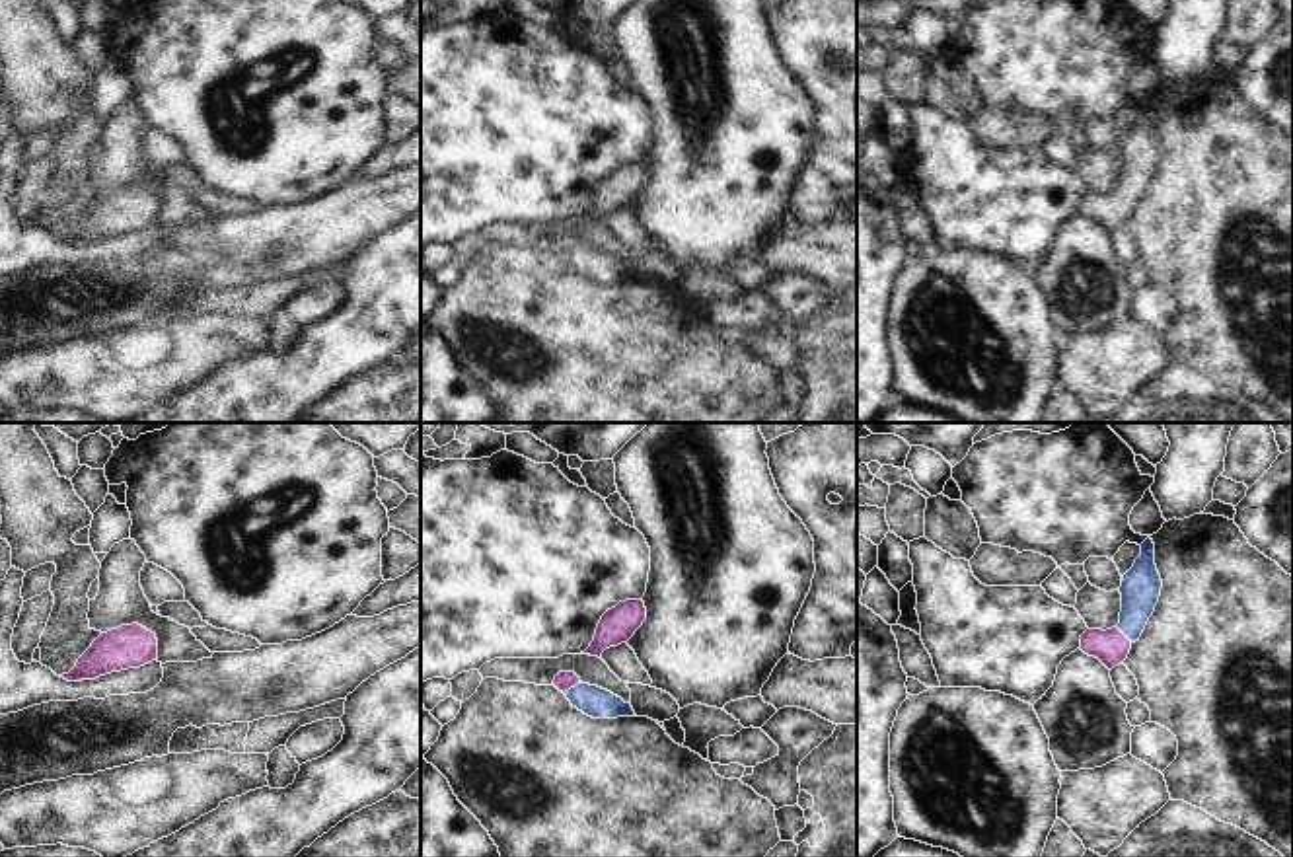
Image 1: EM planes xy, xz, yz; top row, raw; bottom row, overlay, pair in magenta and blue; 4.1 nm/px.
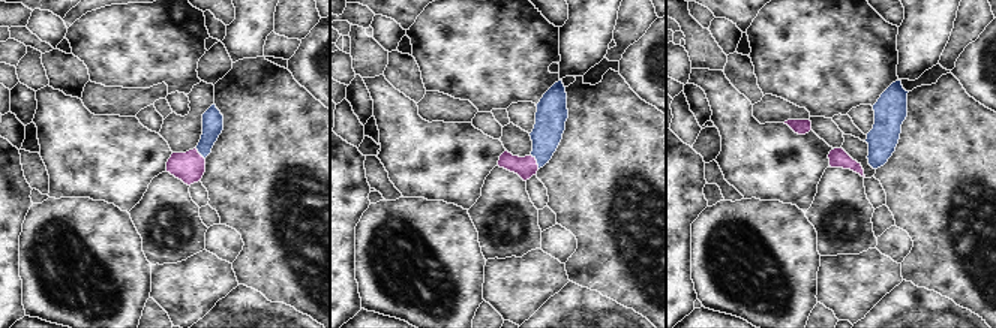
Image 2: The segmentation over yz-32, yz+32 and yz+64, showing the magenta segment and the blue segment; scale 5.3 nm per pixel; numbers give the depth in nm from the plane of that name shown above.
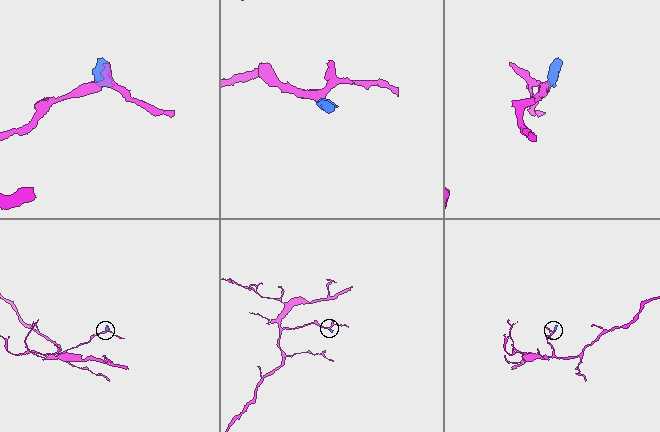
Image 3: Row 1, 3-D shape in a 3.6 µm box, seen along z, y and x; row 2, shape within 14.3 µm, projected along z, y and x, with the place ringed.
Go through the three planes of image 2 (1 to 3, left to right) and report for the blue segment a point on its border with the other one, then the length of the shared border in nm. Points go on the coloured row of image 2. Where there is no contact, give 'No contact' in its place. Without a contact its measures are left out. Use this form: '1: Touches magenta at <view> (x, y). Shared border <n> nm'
1: Touches magenta at yz-32 (200, 155). Shared border 80 nm
2: Touches magenta at yz+32 (536, 162). Shared border 90 nm
3: No contact.

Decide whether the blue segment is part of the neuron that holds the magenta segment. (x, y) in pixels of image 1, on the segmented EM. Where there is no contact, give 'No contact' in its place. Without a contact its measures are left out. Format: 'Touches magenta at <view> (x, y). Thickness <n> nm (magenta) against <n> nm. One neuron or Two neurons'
Touches magenta at xz (571, 686). Thickness 80 nm (magenta) against 130 nm. One neuron.

